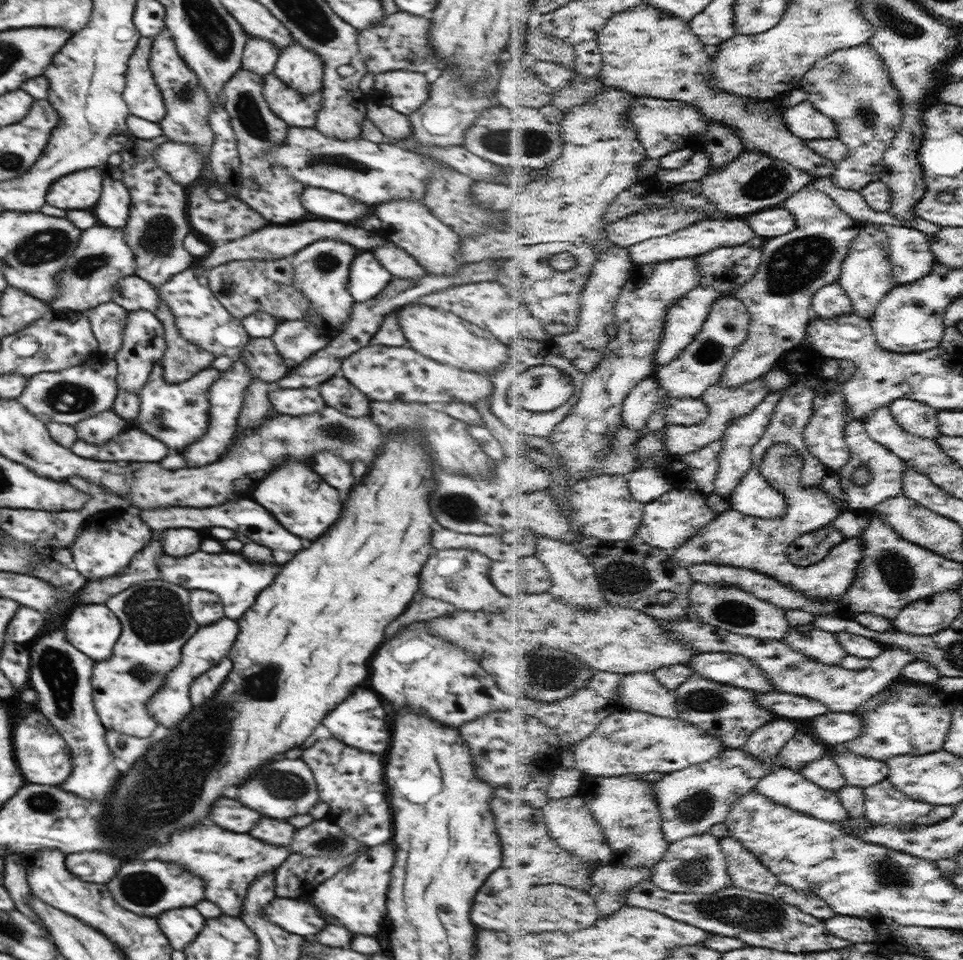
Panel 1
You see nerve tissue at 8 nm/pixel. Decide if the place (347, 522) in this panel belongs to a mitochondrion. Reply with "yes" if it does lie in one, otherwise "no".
no

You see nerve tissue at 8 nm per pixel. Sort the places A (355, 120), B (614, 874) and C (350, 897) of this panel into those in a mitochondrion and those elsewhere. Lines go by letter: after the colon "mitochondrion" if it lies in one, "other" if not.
A: other
B: other
C: other

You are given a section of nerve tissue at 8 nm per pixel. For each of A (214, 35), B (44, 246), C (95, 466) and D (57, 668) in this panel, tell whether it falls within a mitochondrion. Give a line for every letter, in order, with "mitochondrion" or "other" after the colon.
A: mitochondrion
B: mitochondrion
C: other
D: mitochondrion

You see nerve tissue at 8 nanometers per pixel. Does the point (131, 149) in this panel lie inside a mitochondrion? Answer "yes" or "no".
no

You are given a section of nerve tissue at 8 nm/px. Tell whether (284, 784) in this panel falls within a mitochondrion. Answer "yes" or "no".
yes

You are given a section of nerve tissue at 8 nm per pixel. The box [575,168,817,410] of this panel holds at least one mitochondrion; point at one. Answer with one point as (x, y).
(709, 353)

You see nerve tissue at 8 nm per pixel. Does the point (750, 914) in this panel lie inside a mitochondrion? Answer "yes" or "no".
yes

